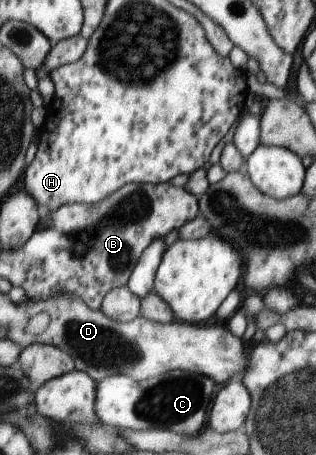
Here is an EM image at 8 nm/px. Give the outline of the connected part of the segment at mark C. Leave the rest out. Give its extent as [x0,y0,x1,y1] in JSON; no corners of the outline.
[96,370,218,437]

